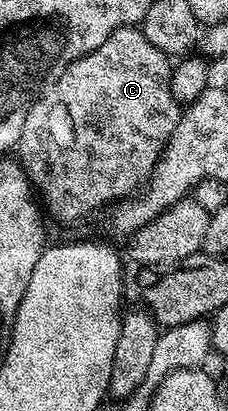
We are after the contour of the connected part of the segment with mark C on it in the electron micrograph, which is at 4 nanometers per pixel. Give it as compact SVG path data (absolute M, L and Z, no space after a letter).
M123 26L120 30L113 31L109 36L109 40L105 40L105 44L101 44L101 48L97 48L93 52L89 52L85 56L70 62L53 79L50 85L32 101L27 113L23 115L23 127L21 128L21 136L17 147L17 161L27 174L32 187L37 191L38 197L41 199L48 215L51 213L59 222L79 222L82 218L87 218L90 214L97 213L102 206L108 205L107 207L110 207L112 204L118 204L132 197L132 195L142 191L143 187L147 185L147 180L151 177L156 164L159 163L159 159L163 157L163 150L167 147L167 141L173 136L173 128L177 128L181 117L181 104L171 91L172 65L172 59L168 55L162 54L143 35L142 29L134 26Z

